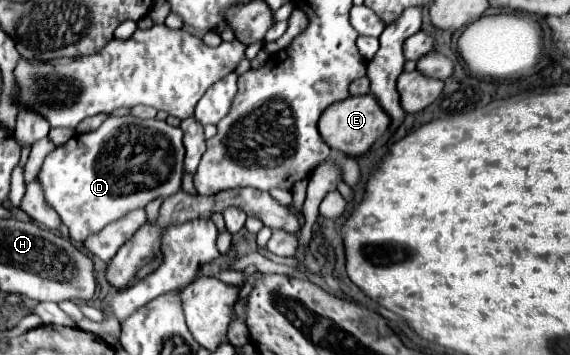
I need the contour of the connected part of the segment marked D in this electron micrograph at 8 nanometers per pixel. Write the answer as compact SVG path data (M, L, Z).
M110 115L96 131L78 133L70 141L48 153L38 179L44 187L48 205L56 209L62 223L70 229L72 241L82 243L88 235L100 231L108 223L124 217L126 213L138 207L146 207L152 199L156 197L166 199L178 193L182 171L184 171L184 145L180 127L172 127L160 119Z

